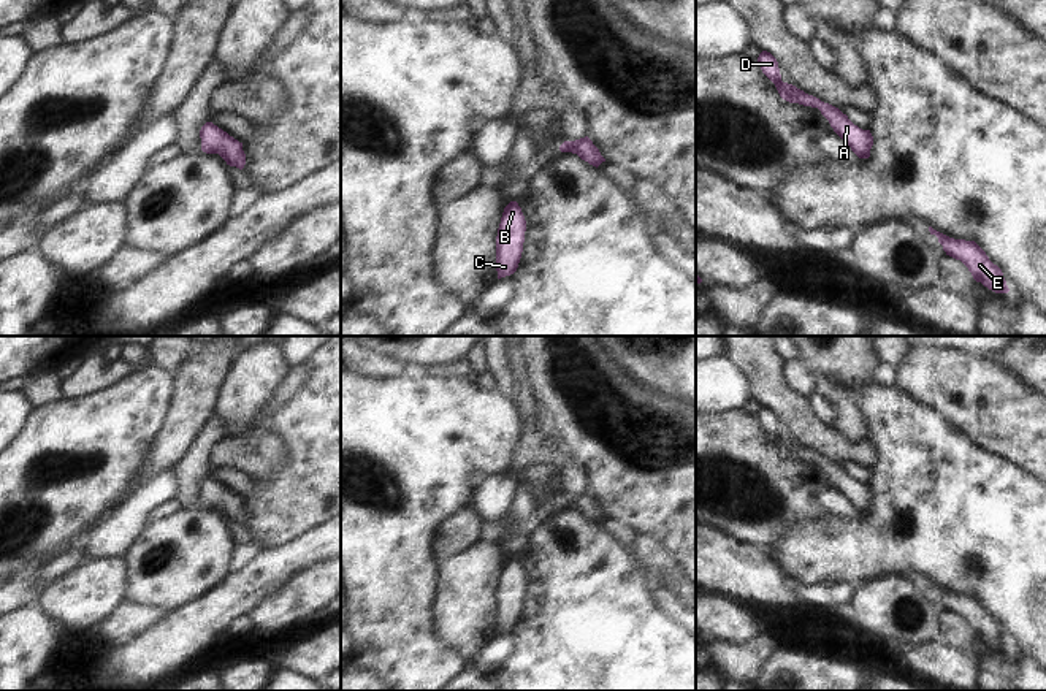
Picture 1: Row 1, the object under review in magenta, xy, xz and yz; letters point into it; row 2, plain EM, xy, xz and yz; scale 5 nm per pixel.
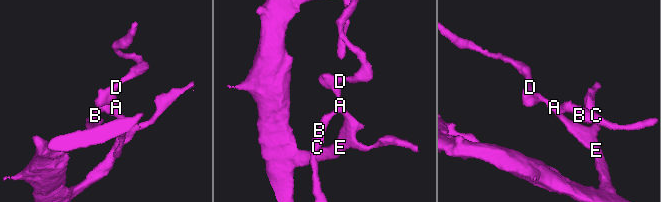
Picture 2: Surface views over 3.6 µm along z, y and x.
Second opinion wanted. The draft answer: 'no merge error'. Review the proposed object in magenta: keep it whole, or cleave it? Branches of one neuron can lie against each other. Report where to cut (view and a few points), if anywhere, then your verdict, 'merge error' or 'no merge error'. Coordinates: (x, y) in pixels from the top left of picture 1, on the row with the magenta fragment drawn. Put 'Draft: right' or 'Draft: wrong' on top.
Draft: right
no cut | no merge error

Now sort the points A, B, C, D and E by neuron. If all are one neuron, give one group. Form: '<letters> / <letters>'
A B C D E

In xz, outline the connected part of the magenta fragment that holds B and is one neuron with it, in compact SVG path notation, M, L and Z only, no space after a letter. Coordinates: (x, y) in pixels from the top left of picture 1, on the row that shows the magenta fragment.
M510 201L502 212L496 236L496 271L498 279L510 276L517 271L523 242L526 220L517 201Z

